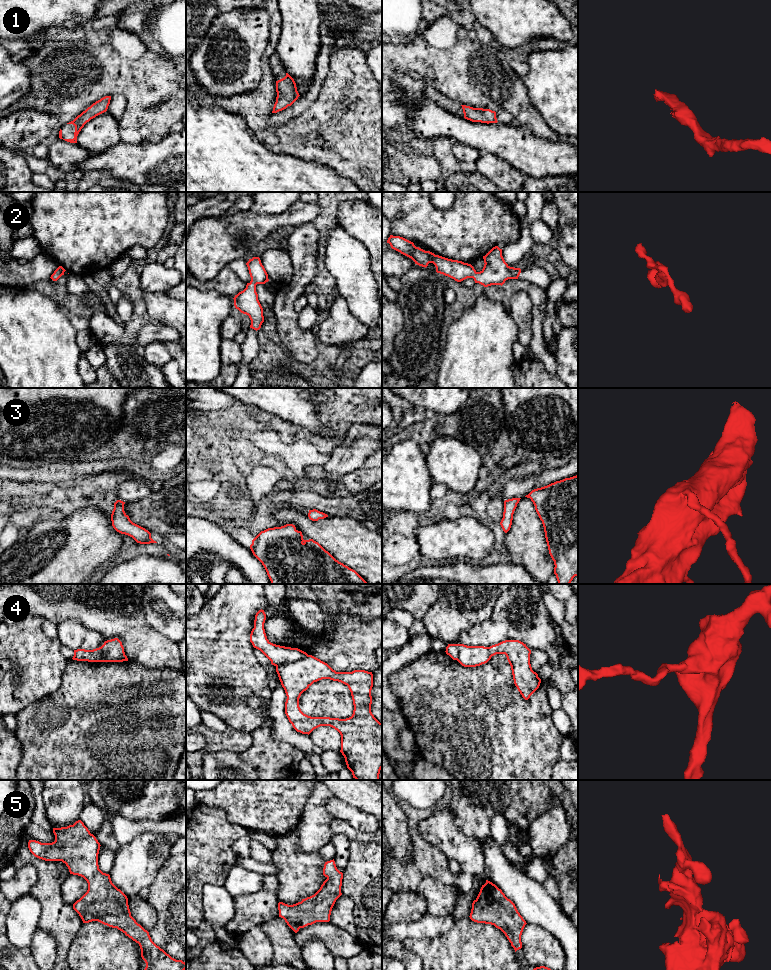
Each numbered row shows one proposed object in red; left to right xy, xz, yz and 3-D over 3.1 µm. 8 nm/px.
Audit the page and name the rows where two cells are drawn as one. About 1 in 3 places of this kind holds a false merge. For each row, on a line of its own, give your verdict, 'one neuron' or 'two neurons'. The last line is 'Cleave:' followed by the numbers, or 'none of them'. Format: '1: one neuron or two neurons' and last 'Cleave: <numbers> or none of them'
1: one neuron
2: one neuron
3: one neuron
4: two neurons
5: one neuron
Cleave: 4

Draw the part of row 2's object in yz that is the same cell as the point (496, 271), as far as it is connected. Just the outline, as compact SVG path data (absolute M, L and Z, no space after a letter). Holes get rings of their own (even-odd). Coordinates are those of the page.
M390 235L387 243L392 249L411 258L419 266L426 268L429 263L433 263L437 273L448 276L457 282L473 278L475 283L484 287L502 286L508 279L518 279L521 273L520 268L510 267L505 262L502 249L498 246L493 247L483 256L484 267L480 272L477 272L471 264L435 255L430 251L416 247L413 242L400 236Z

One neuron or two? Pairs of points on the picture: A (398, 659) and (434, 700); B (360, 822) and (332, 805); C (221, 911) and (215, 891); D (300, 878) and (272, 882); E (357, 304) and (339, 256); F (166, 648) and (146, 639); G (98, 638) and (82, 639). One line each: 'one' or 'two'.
A: two
B: one
C: one
D: two
E: one
F: one
G: one

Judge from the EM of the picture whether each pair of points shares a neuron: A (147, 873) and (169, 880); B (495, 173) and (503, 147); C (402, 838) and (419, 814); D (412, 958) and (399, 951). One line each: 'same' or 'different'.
A: different
B: different
C: different
D: same

